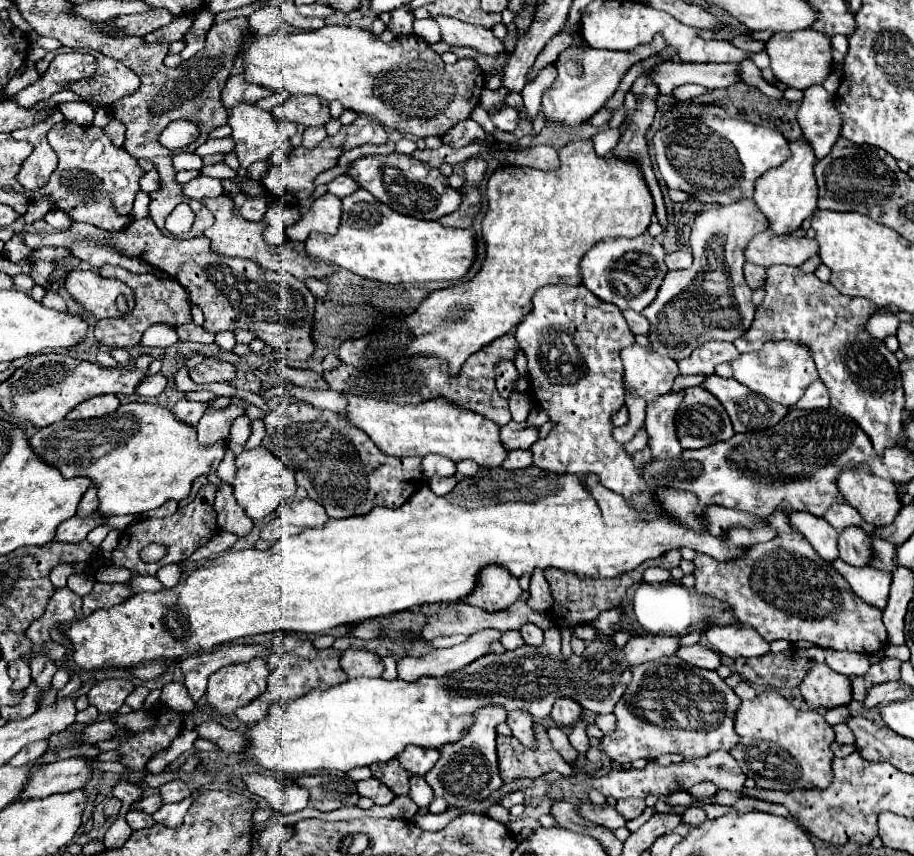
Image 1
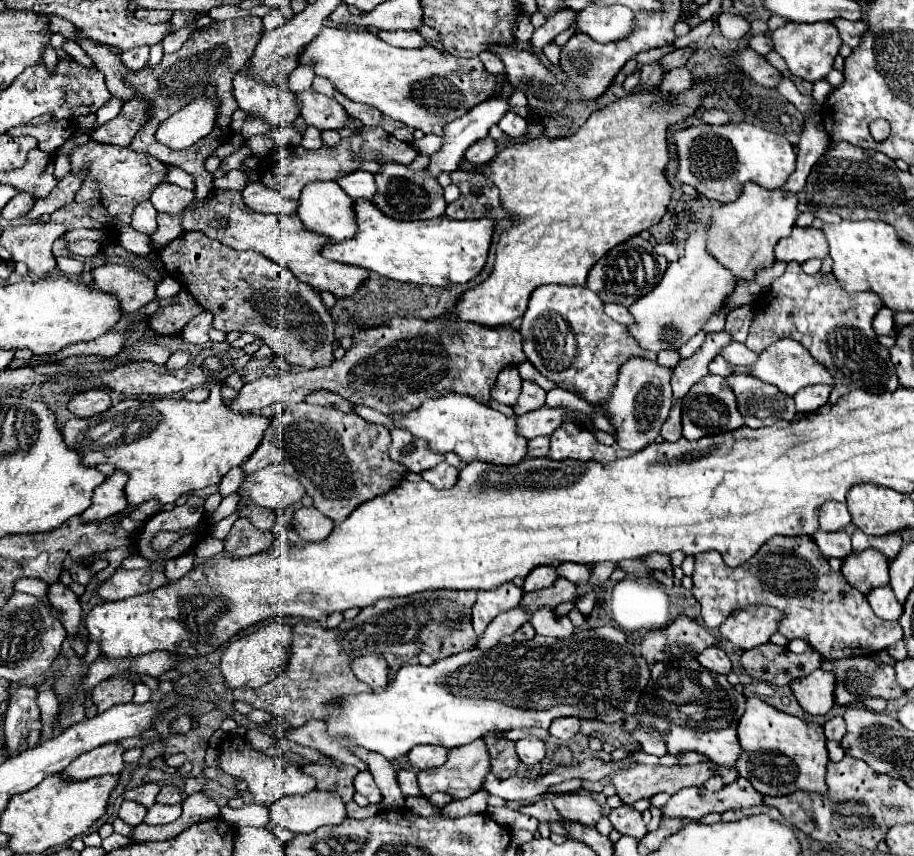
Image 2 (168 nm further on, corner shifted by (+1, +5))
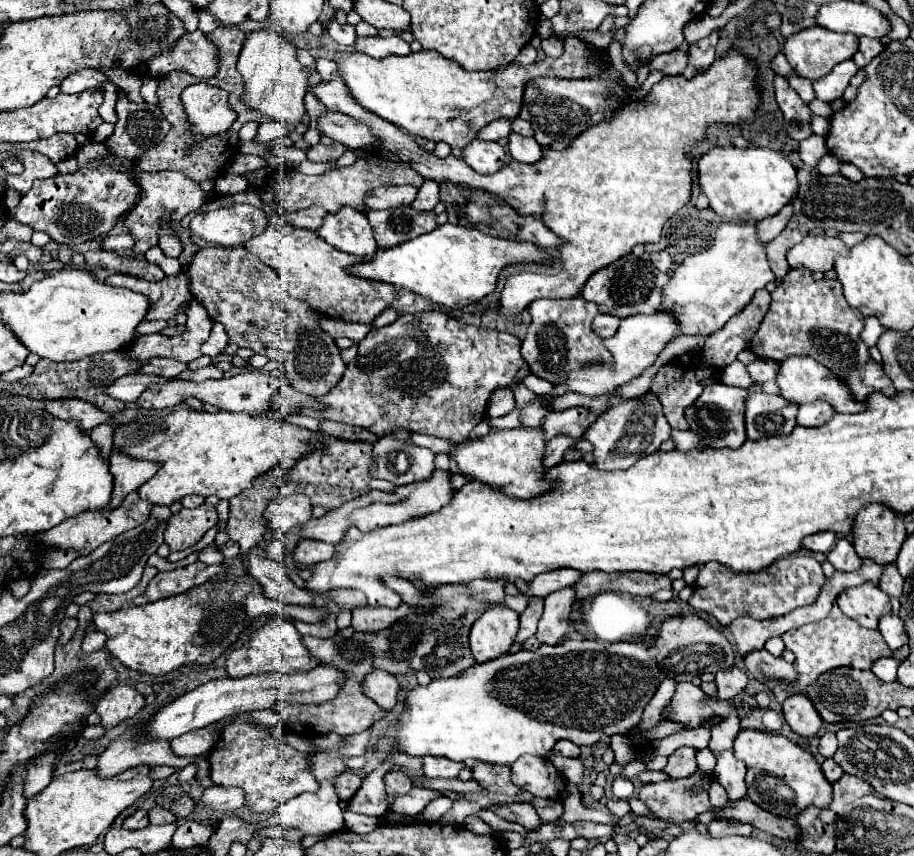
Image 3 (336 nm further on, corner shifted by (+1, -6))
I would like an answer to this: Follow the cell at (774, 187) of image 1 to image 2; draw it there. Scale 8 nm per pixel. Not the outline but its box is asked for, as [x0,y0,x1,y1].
[709,182,799,280]

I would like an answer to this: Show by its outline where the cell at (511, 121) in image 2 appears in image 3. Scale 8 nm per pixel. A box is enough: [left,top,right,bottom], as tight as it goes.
[509,133,543,163]

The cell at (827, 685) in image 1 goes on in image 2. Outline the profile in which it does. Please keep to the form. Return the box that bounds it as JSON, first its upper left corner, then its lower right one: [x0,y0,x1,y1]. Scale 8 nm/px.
[789,668,835,716]

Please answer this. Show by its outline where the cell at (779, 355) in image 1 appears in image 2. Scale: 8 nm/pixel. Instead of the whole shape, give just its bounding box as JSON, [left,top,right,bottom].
[747,338,831,396]

